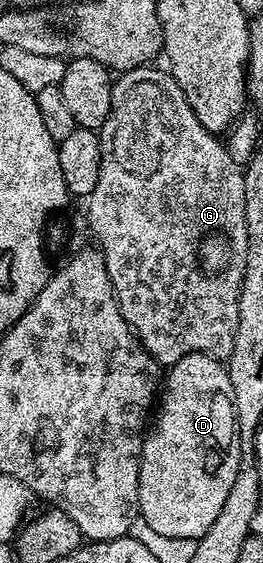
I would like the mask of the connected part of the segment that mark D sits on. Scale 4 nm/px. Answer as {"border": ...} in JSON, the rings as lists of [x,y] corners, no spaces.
{"border":[[[204,352],[188,354],[167,369],[168,381],[163,381],[162,391],[158,396],[158,411],[155,413],[156,425],[151,425],[150,431],[144,437],[144,449],[140,455],[140,516],[158,534],[166,534],[166,538],[190,538],[197,541],[214,526],[214,518],[222,514],[222,506],[226,506],[226,498],[234,487],[234,478],[238,478],[240,469],[240,437],[236,430],[236,411],[232,405],[232,387],[228,377],[227,367],[215,356],[208,356]]]}

